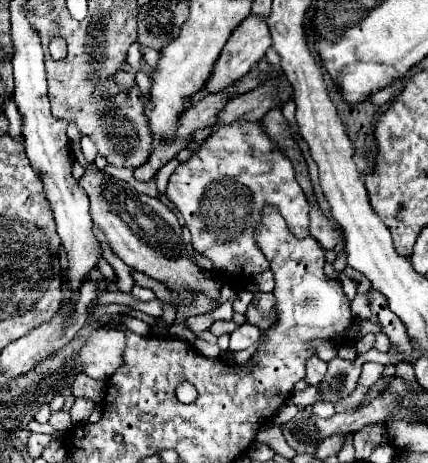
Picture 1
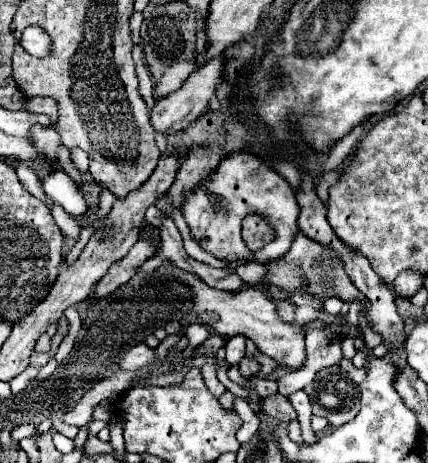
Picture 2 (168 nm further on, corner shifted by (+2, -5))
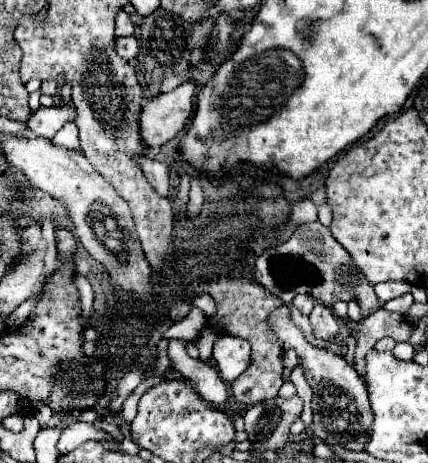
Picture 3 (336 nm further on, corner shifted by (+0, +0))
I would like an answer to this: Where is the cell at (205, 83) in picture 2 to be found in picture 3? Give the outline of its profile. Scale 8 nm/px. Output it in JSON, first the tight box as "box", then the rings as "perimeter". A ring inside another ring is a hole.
{"box":[139,81,197,147],"perimeter":[[[185,81],[169,93],[161,93],[143,103],[139,117],[141,137],[149,147],[159,147],[177,137],[193,113],[197,85]]]}

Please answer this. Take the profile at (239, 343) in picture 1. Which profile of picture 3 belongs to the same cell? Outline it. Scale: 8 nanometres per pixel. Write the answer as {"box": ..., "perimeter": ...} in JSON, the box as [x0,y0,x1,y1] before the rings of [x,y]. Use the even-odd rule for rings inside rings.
{"box":[213,335,249,383],"perimeter":[[[219,335],[213,345],[213,357],[221,377],[231,383],[249,367],[249,343],[241,337]]]}

